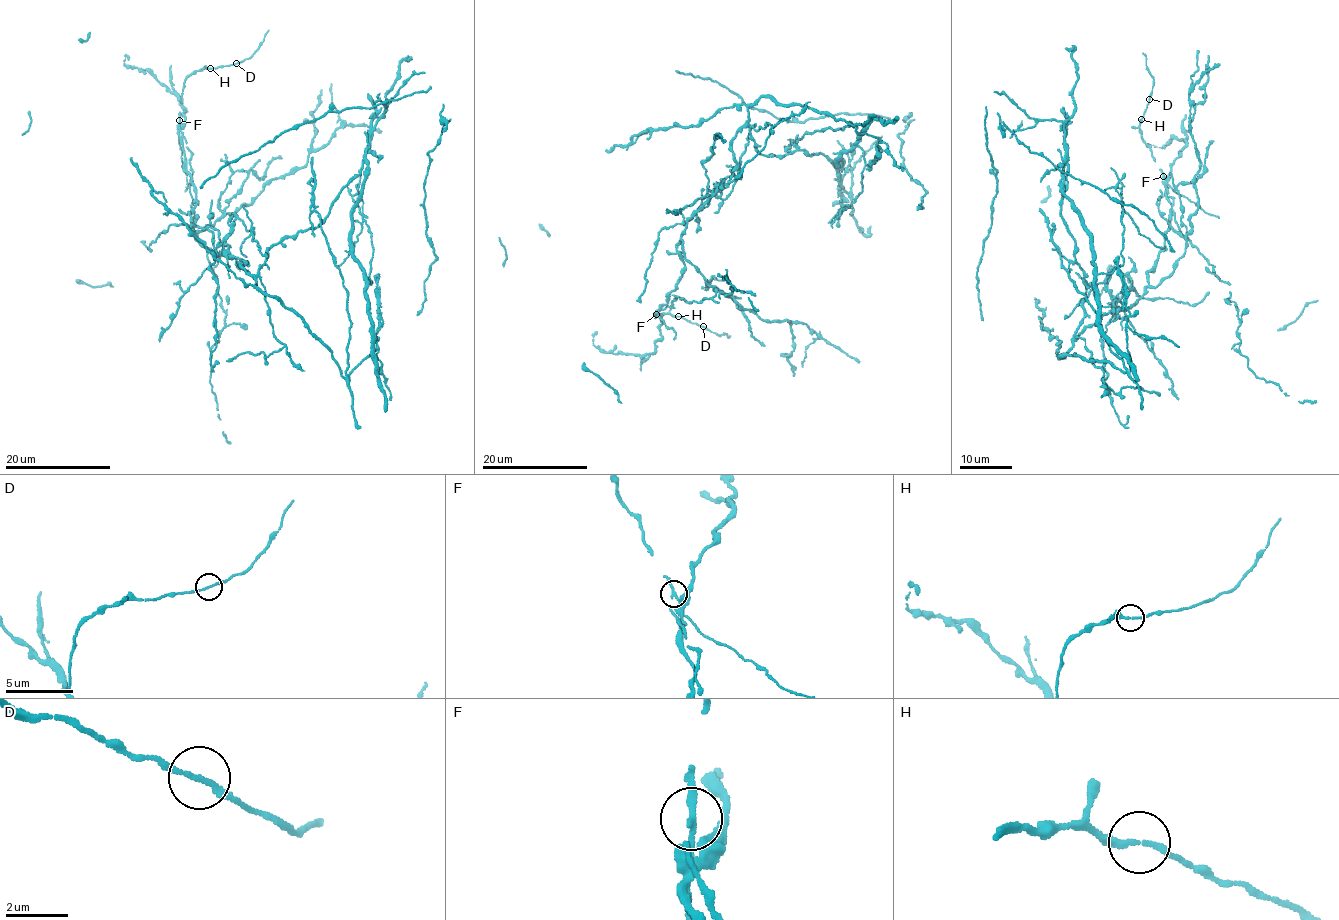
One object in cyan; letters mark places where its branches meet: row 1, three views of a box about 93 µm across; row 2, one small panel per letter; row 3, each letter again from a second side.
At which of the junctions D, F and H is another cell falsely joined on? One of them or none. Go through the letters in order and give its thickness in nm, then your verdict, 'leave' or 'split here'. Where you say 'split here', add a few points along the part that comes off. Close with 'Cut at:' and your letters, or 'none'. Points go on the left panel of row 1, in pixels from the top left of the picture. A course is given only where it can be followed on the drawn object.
D: 160 nm | leave
F: 170 nm | split here
H: 200 nm | leave
Cut at: F

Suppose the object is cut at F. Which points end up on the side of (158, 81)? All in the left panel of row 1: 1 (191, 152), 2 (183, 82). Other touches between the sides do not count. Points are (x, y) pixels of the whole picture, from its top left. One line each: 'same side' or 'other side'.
1: other side
2: other side

